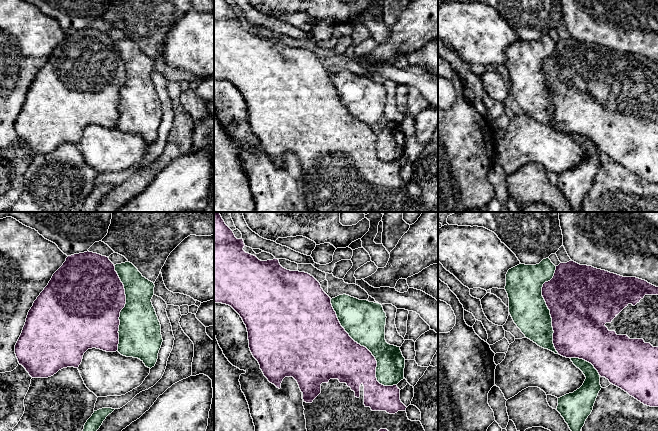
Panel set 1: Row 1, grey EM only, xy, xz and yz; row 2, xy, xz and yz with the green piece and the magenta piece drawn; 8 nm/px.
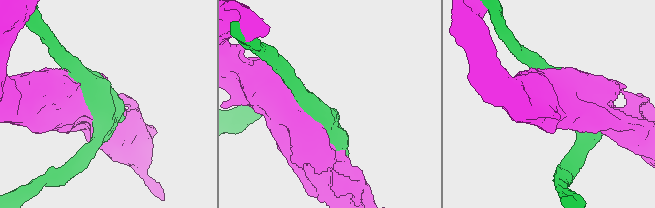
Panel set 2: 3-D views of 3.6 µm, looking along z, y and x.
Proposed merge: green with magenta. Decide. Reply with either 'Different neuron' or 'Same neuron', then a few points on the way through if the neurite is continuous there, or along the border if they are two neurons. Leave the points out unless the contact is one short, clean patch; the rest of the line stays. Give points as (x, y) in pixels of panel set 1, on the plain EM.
Different neuron

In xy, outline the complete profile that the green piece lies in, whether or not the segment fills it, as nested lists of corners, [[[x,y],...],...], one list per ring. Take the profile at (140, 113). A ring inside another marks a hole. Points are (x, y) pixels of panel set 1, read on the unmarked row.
[[[130,38],[114,42],[126,71],[126,80],[119,93],[117,127],[123,132],[140,135],[151,145],[163,118],[161,101],[151,78],[155,61]]]

